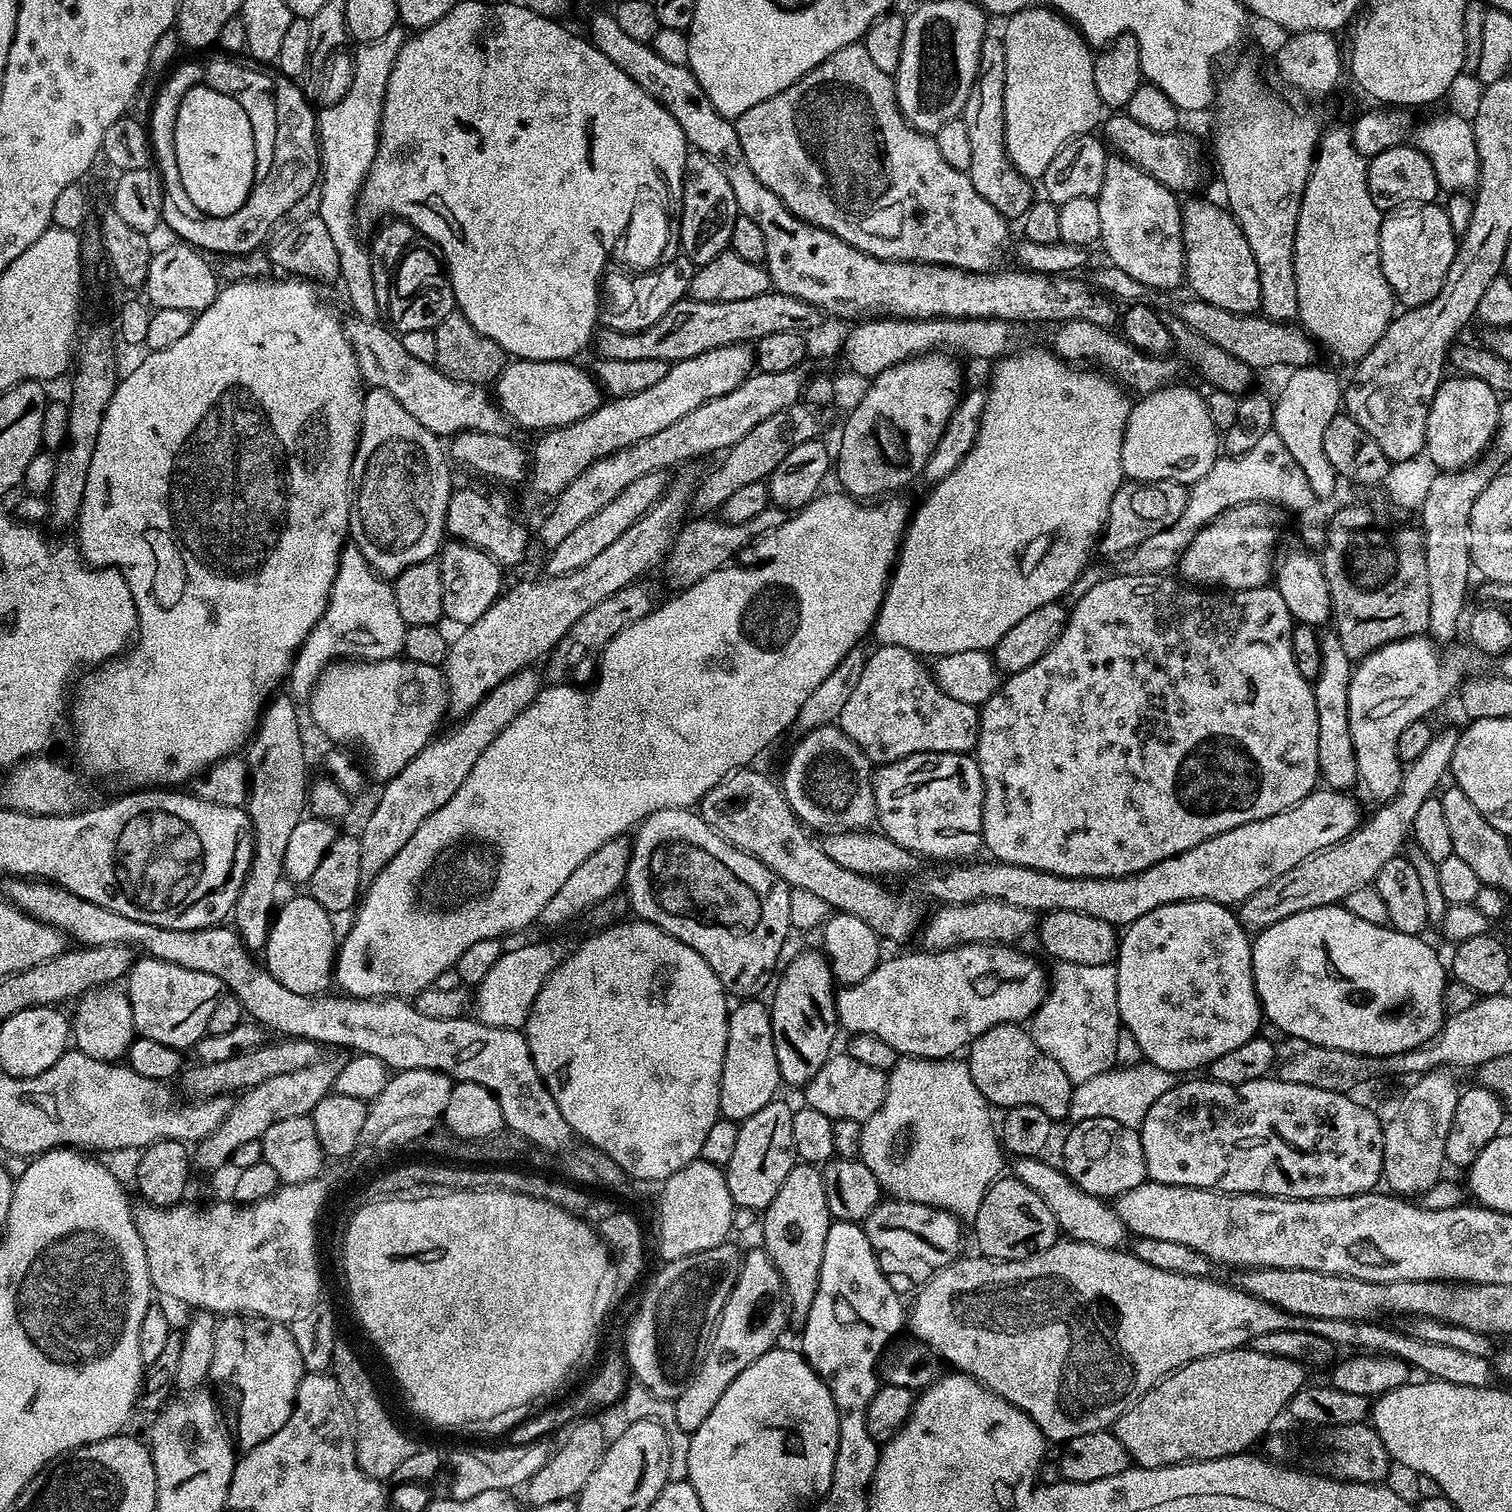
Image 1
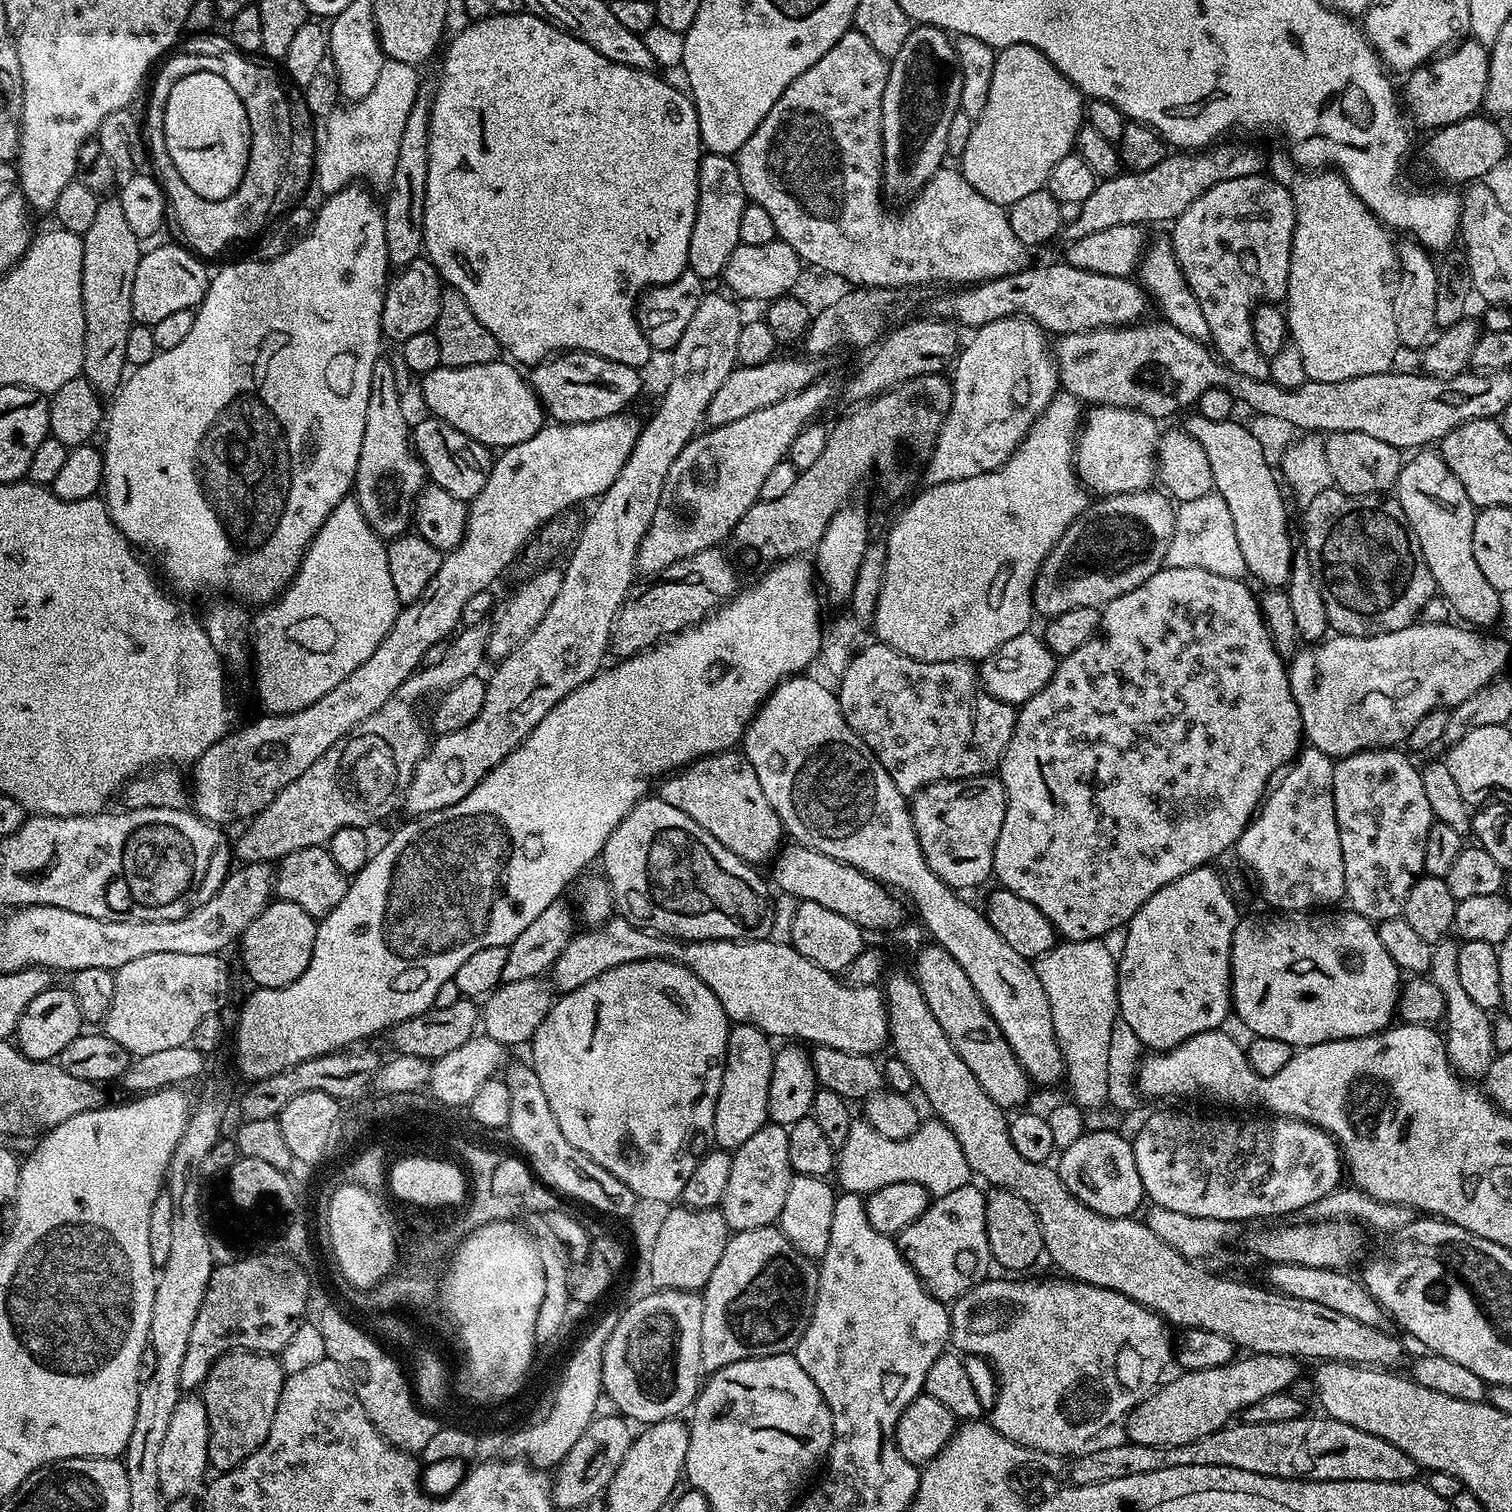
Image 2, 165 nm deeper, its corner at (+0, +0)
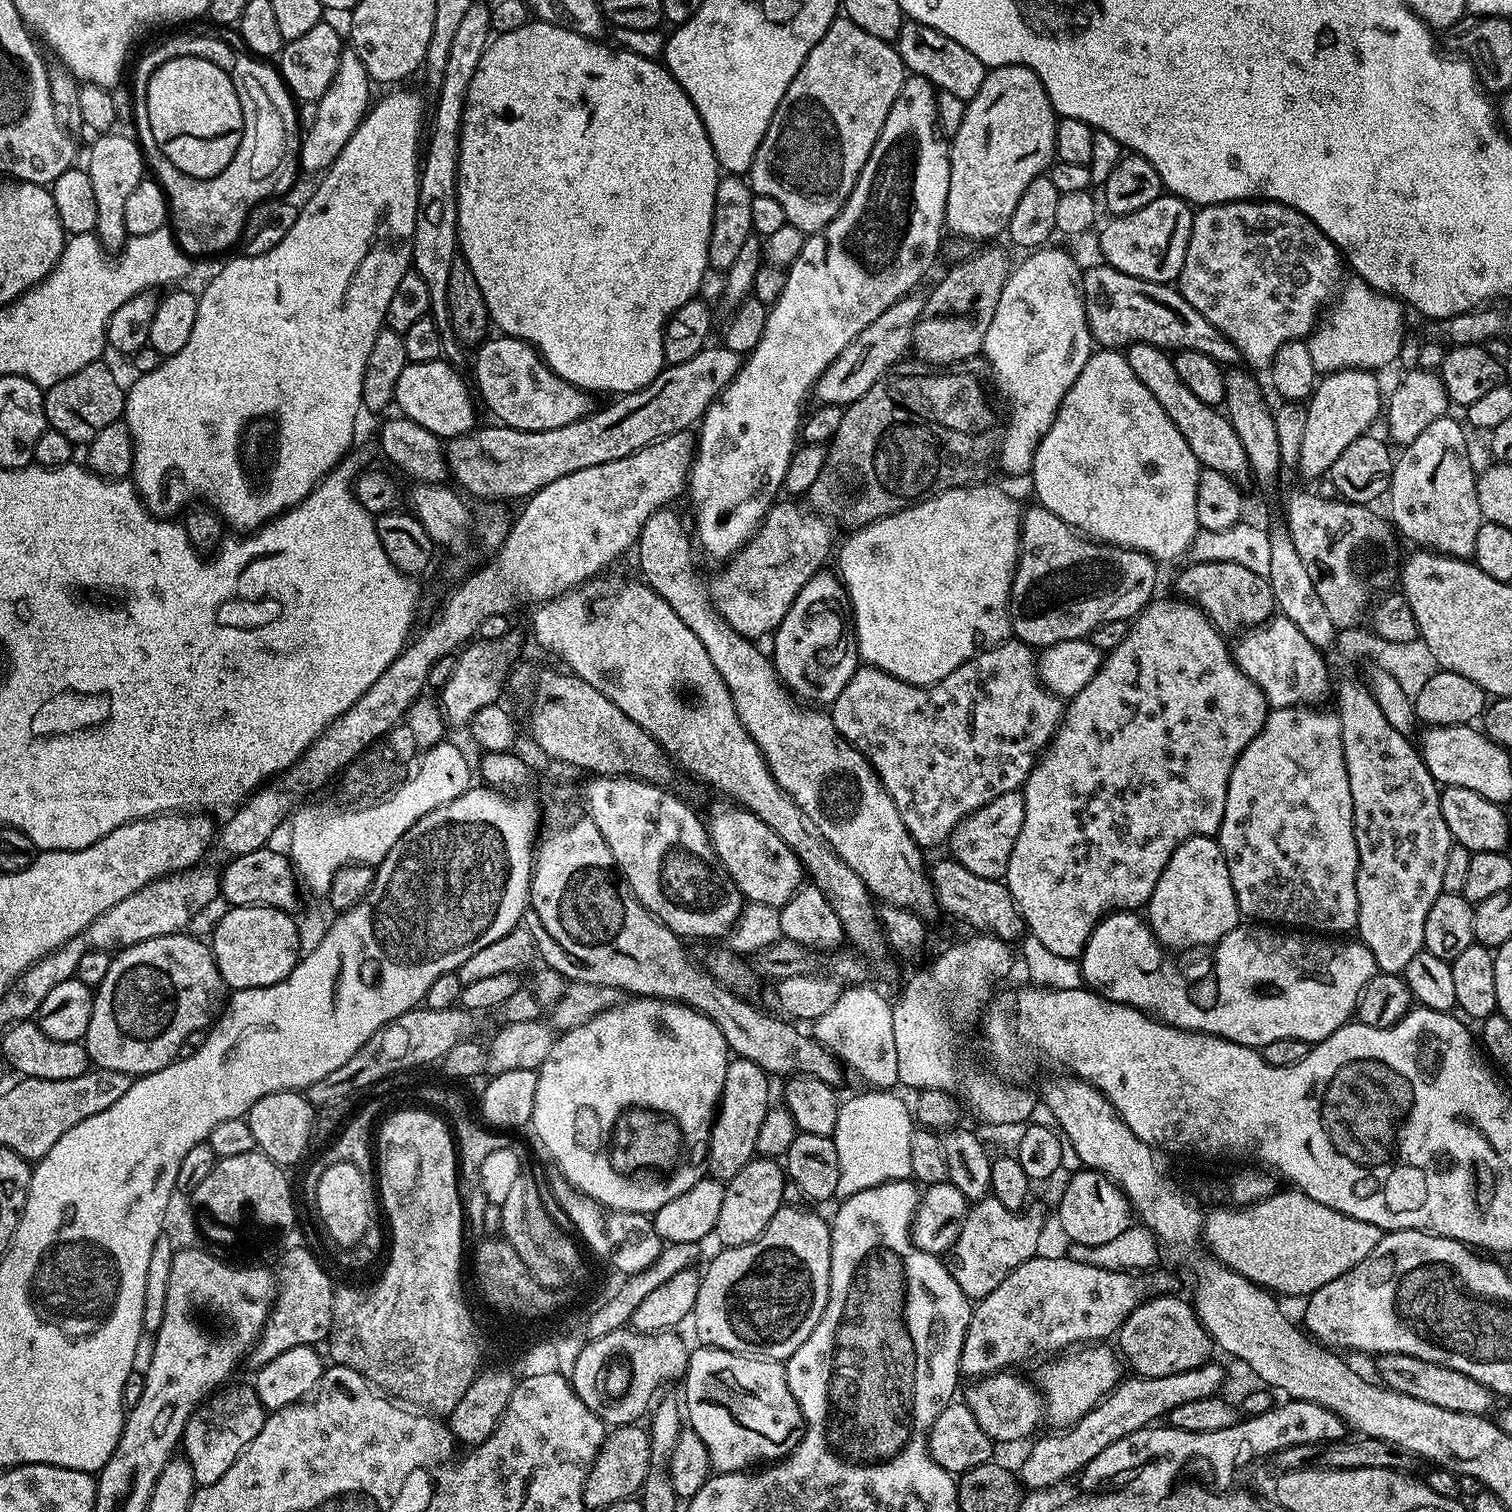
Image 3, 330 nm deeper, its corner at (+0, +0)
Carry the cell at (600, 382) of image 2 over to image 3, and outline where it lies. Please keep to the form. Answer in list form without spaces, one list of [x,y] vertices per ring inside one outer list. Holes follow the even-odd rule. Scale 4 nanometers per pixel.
[[[503,334],[497,337],[485,339],[477,347],[472,371],[476,374],[481,403],[486,404],[499,423],[537,432],[568,426],[588,415],[592,408],[589,393],[550,371],[540,353],[528,341]]]

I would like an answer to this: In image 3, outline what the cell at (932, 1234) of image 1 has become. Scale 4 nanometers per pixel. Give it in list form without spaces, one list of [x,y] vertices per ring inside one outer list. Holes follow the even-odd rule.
[[[992,1195],[971,1205],[962,1228],[950,1249],[950,1271],[954,1282],[969,1301],[978,1302],[990,1294],[1022,1262],[1037,1255],[1040,1231],[1044,1228],[1044,1212],[1035,1202],[1019,1212],[1012,1212]]]

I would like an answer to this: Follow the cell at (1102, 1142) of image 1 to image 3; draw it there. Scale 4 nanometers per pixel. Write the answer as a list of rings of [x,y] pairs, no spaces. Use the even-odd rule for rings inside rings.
[[[1079,1171],[1069,1178],[1060,1196],[1060,1228],[1072,1244],[1085,1244],[1089,1248],[1122,1234],[1133,1223],[1134,1213],[1124,1192],[1113,1180],[1107,1180],[1101,1172]]]

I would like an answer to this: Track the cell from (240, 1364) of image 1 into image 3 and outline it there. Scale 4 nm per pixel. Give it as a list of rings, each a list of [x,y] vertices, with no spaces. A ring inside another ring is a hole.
[[[229,1383],[213,1392],[203,1404],[199,1404],[193,1410],[184,1427],[182,1456],[188,1461],[197,1485],[203,1486],[218,1482],[218,1478],[222,1478],[222,1474],[226,1474],[226,1470],[230,1470],[230,1466],[234,1466],[234,1462],[242,1454],[242,1450],[246,1450],[246,1446],[250,1446],[250,1442],[254,1442],[254,1438],[258,1438],[258,1430],[262,1430],[264,1425],[266,1410],[258,1398],[255,1387],[248,1385],[247,1388],[244,1384],[236,1383]]]

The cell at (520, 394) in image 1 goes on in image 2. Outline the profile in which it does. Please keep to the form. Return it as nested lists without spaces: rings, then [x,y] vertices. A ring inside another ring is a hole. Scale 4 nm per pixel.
[[[501,358],[486,362],[482,366],[462,366],[461,368],[439,367],[423,373],[420,384],[420,396],[433,417],[444,420],[449,426],[460,430],[462,434],[485,445],[491,450],[503,450],[534,438],[538,430],[546,423],[546,413],[535,390],[526,379],[525,373],[515,363]]]

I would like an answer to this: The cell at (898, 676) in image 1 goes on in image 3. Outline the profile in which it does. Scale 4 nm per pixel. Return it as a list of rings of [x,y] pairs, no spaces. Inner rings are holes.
[[[1015,638],[1005,639],[1002,644],[994,644],[988,651],[980,652],[974,658],[964,660],[962,666],[958,666],[950,674],[940,677],[938,682],[933,684],[911,684],[902,682],[890,674],[886,674],[877,668],[867,666],[857,667],[856,673],[846,682],[846,690],[838,694],[838,698],[830,706],[830,715],[838,734],[847,744],[852,744],[868,760],[876,775],[880,777],[880,783],[884,785],[886,794],[894,802],[898,814],[910,838],[919,844],[921,849],[929,850],[935,844],[943,845],[951,836],[952,832],[959,826],[971,812],[976,812],[986,802],[998,798],[1007,792],[1015,792],[1023,789],[1026,778],[1032,773],[1032,767],[1036,765],[1045,748],[1052,742],[1060,722],[1064,718],[1065,705],[1061,697],[1055,696],[1040,683],[1039,676],[1036,675],[1036,656],[1029,645],[1023,644]]]

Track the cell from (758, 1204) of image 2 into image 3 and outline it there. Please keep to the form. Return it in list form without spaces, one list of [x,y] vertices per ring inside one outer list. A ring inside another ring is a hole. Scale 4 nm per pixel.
[[[754,1158],[724,1184],[722,1210],[718,1210],[714,1233],[714,1240],[717,1240],[720,1248],[746,1246],[746,1242],[754,1242],[754,1238],[758,1238],[762,1230],[770,1226],[770,1218],[774,1218],[774,1214],[778,1214],[785,1203],[786,1172],[776,1164],[779,1163],[772,1158]]]

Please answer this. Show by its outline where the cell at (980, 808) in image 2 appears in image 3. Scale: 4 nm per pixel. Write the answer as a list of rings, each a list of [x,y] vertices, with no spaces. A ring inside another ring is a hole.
[[[1023,791],[1007,792],[986,802],[986,806],[971,812],[948,837],[946,844],[952,847],[951,859],[970,870],[970,874],[978,874],[978,878],[1000,880],[1010,866],[1010,850],[1014,850],[1014,842],[1018,842],[1023,817]]]

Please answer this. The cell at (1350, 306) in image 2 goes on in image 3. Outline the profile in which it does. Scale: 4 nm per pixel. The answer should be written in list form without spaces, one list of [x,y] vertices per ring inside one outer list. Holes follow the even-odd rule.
[[[1353,281],[1343,287],[1339,298],[1333,303],[1329,311],[1329,328],[1318,328],[1307,341],[1317,373],[1327,374],[1352,368],[1378,372],[1398,359],[1406,338],[1401,301],[1376,292],[1364,281]]]

